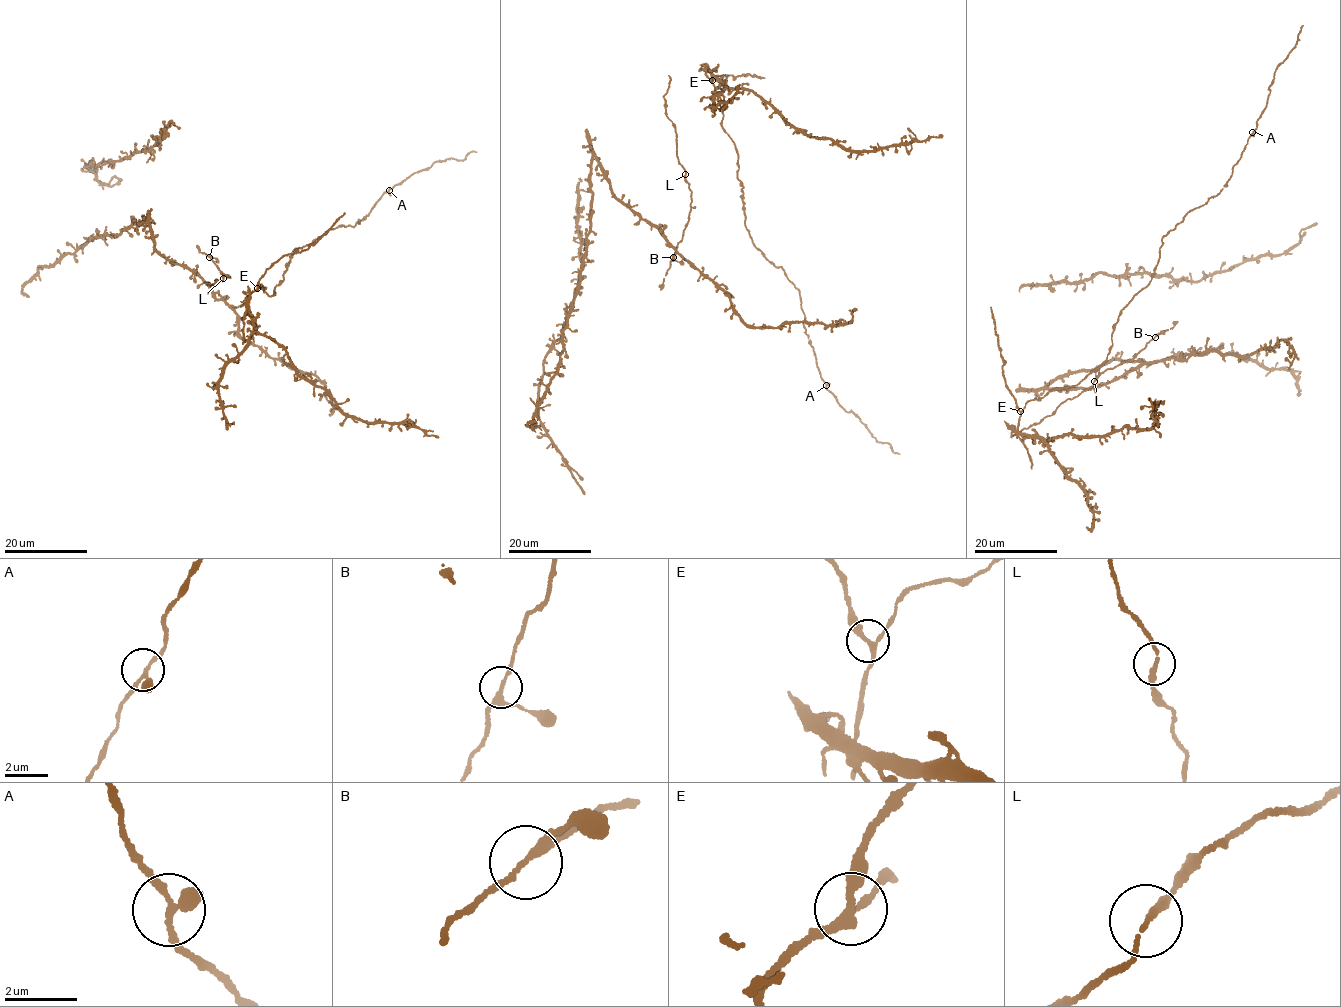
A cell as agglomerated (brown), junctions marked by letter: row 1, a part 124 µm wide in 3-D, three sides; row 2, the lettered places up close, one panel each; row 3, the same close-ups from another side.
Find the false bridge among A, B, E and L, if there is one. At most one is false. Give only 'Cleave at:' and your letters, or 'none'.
Cleave at: none

